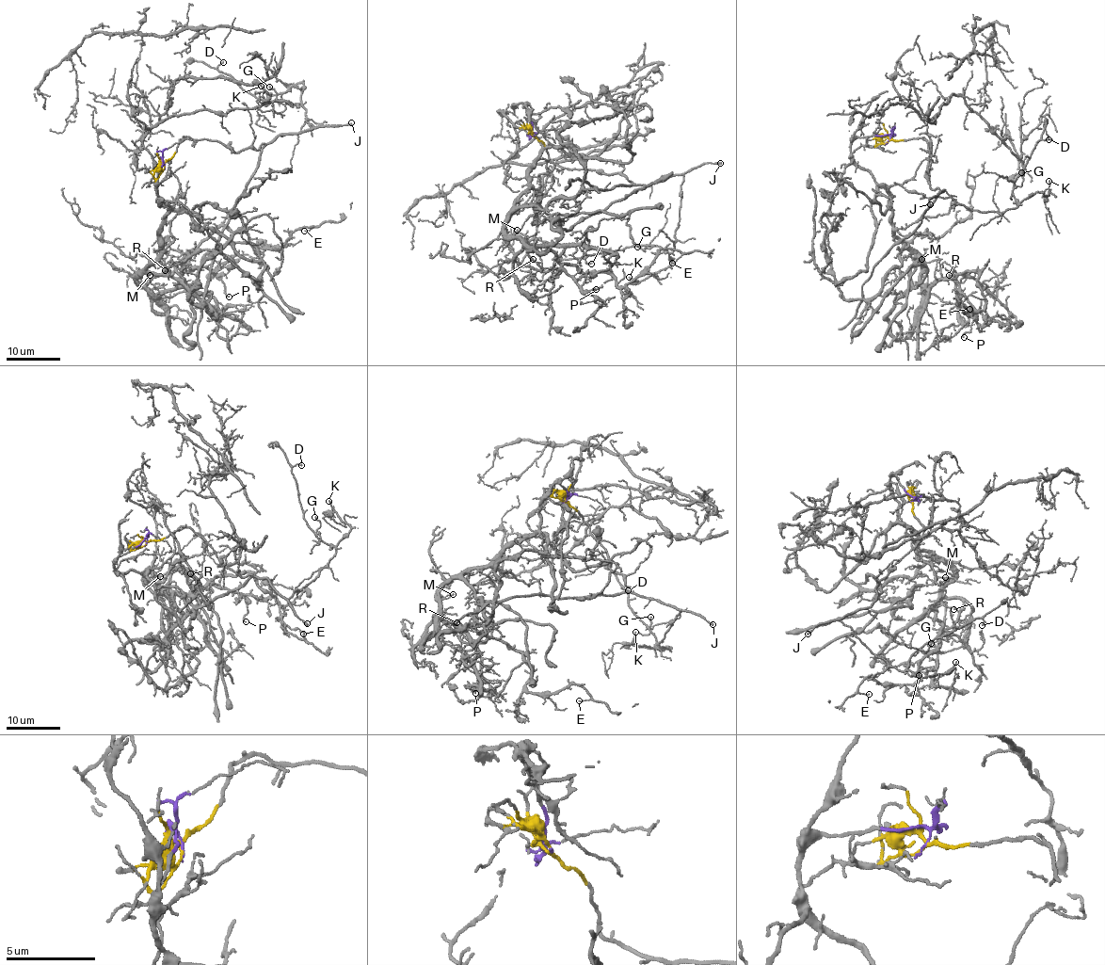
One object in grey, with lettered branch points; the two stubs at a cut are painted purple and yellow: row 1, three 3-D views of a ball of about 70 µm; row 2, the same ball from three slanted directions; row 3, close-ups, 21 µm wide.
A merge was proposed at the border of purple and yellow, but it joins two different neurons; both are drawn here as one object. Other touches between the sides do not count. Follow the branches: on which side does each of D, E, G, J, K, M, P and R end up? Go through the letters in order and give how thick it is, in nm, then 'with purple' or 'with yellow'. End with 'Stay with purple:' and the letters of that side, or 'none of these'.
D: calibre 170 nm; with yellow
E: calibre 100 nm; with purple
G: calibre 160 nm; with yellow
J: calibre 240 nm; with yellow
K: calibre 130 nm; with yellow
M: calibre 120 nm; with purple
P: calibre 110 nm; with purple
R: calibre 130 nm; with purple
Stay with purple: E, M, P, R

